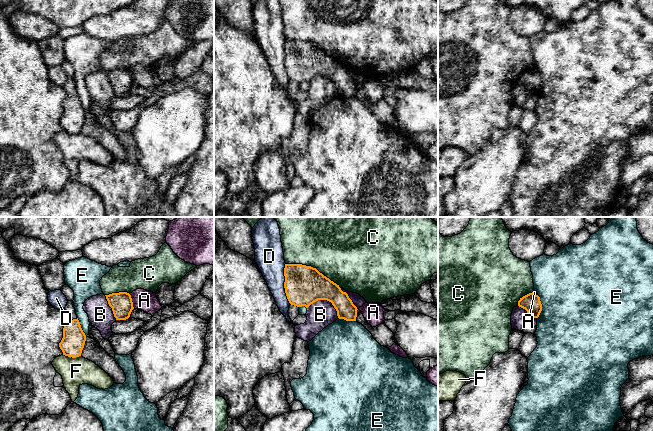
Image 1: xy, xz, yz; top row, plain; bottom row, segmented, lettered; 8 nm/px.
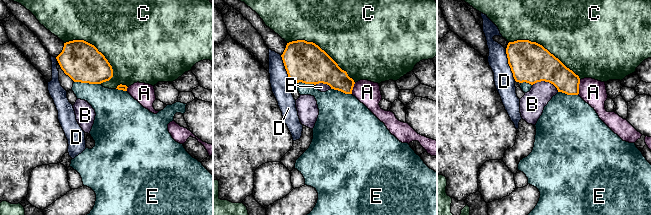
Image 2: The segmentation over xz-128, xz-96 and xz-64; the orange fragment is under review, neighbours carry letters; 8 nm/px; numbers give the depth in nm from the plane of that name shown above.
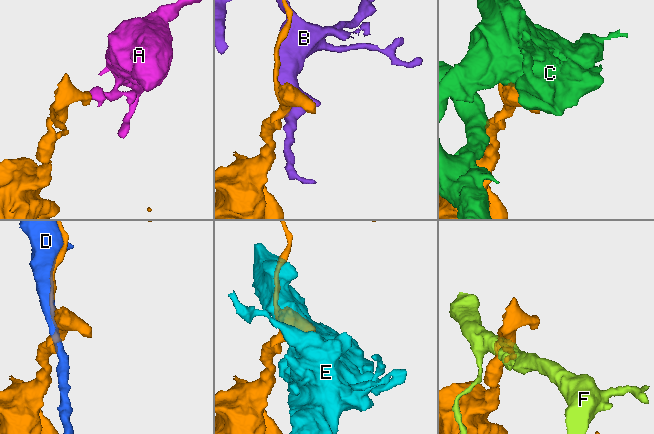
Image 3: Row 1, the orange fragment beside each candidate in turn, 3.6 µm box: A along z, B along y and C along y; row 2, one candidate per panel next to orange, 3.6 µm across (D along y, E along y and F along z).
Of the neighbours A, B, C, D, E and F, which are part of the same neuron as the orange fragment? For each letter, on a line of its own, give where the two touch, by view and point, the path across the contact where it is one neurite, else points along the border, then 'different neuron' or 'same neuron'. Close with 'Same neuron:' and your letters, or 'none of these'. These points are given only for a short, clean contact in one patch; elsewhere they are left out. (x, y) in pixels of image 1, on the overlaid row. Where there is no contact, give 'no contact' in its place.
A: contact xy (131, 301); border xy (129, 294), (134, 308); different neuron
B: contact xz (326, 299); different neuron
C: contact xz (312, 267); different neuron
D: contact xz (284, 283); different neuron
E: contact yz (541, 307); different neuron
F: contact xy (72, 357); different neuron
Same neuron: none of these

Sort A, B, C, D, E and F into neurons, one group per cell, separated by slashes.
A / B / C / D / E / F

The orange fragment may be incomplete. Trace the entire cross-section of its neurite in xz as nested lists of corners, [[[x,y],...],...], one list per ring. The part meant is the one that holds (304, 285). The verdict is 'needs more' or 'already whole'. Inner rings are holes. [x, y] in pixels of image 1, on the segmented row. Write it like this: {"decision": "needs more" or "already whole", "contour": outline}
{"decision": "already whole", "contour": [[[285,264],[284,288],[291,305],[308,308],[318,300],[332,303],[339,319],[356,321],[357,307],[339,285],[316,268],[302,264]]]}

